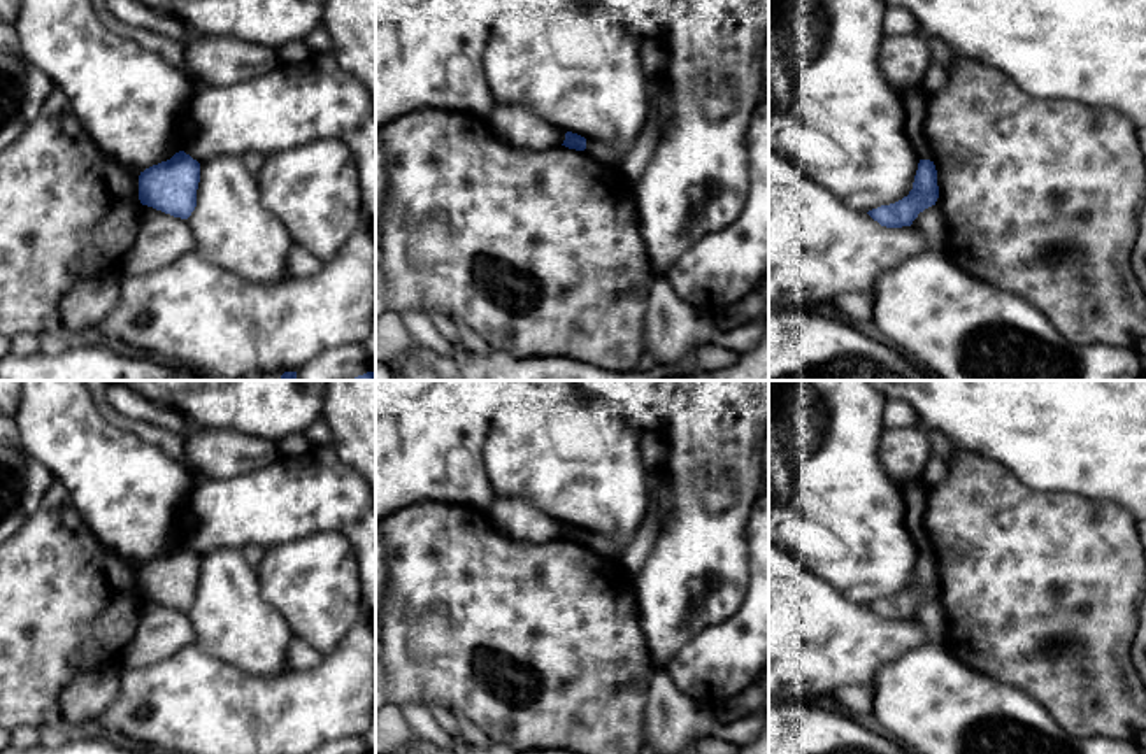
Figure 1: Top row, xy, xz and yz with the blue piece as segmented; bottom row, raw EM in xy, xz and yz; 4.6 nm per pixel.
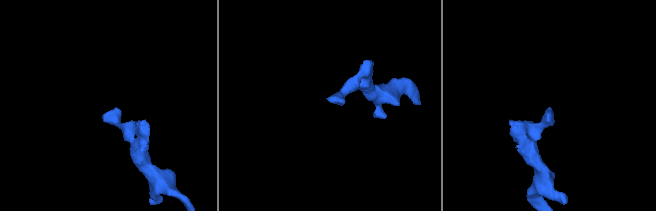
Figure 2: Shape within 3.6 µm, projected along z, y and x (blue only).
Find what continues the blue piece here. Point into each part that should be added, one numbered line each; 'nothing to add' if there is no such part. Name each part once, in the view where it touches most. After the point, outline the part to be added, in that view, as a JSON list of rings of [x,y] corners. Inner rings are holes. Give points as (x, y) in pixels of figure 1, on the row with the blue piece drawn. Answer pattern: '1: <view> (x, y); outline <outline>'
nothing to add

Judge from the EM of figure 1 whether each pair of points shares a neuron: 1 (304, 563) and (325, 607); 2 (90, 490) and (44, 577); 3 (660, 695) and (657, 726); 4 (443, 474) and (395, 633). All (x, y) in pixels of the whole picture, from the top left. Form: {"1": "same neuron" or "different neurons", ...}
{"1": "same neuron", "2": "different neurons", "3": "same neuron", "4": "different neurons"}

